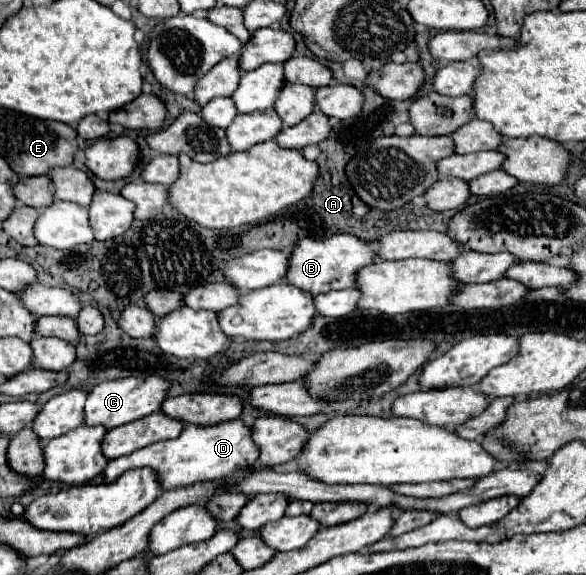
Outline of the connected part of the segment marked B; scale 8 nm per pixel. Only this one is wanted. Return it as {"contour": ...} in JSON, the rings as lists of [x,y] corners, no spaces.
{"contour":[[[335,234],[327,240],[313,240],[313,238],[301,238],[295,246],[295,250],[289,256],[289,272],[287,282],[309,292],[311,296],[331,292],[331,290],[343,290],[343,288],[357,288],[355,274],[373,264],[377,258],[375,248],[351,234]]]}

